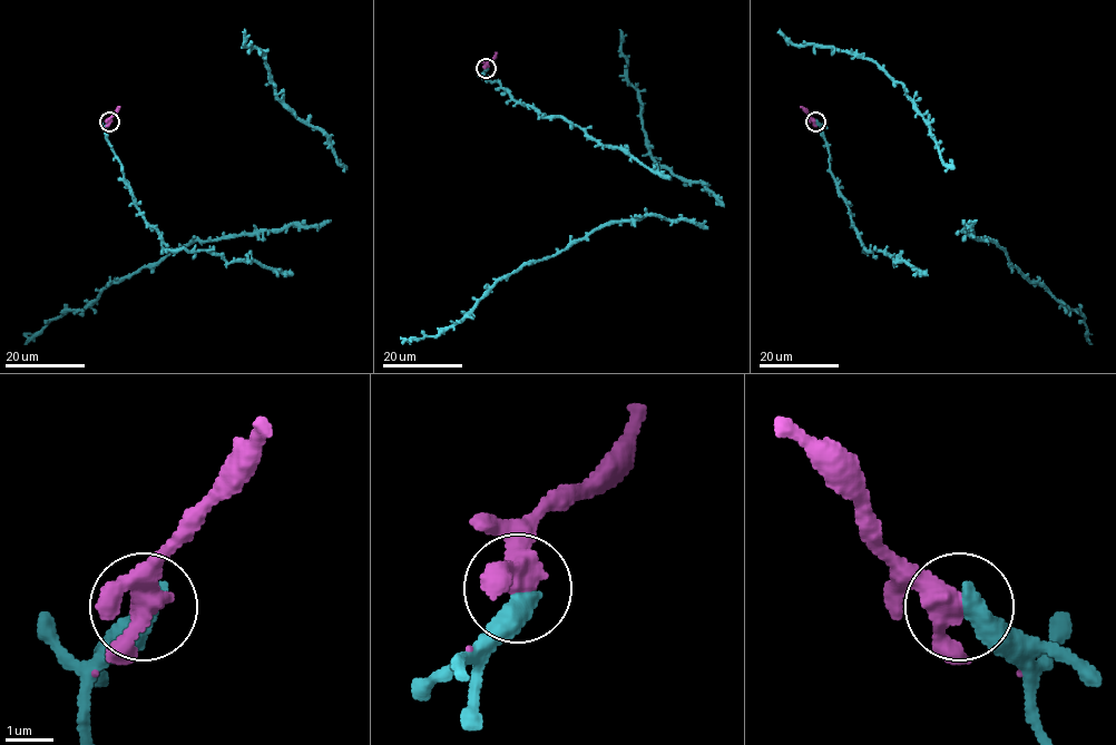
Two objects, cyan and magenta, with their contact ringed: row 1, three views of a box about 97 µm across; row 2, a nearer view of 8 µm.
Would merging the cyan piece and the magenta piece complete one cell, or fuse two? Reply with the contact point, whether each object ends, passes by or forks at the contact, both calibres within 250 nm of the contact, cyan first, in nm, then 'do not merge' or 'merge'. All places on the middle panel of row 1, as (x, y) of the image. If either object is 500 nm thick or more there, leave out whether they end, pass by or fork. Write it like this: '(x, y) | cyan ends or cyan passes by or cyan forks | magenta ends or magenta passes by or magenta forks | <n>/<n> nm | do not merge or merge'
(486, 68) | 500/420 nm | merge

